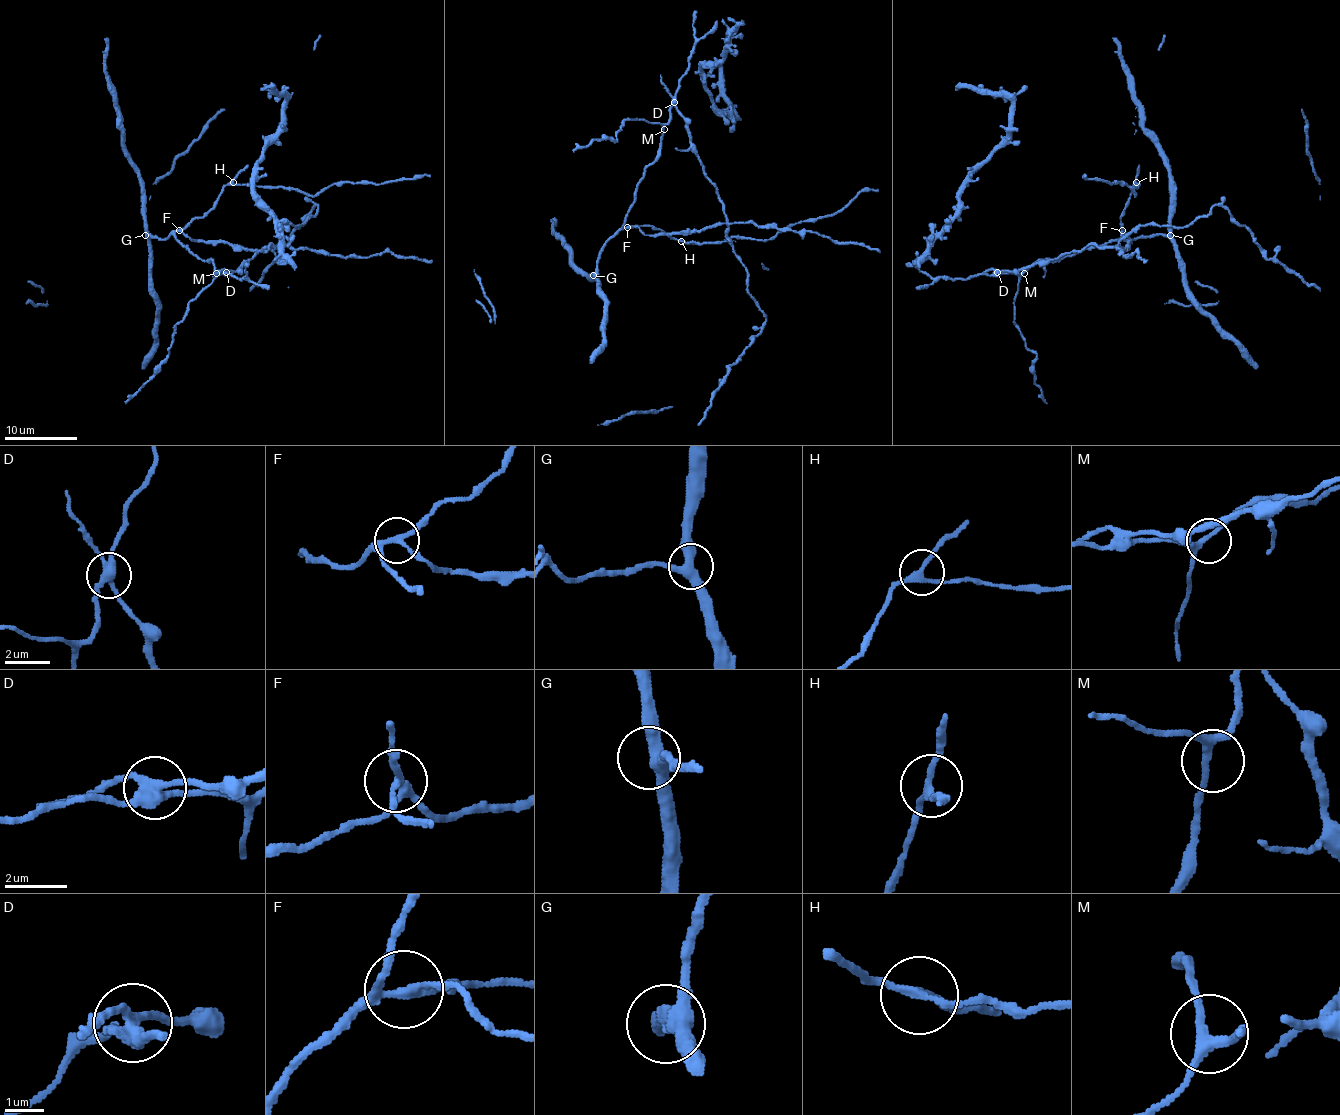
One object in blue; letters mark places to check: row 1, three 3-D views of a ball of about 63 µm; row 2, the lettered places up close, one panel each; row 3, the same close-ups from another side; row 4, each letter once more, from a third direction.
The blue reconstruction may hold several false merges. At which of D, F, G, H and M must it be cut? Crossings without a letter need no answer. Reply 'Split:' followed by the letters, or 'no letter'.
Split: D, F

